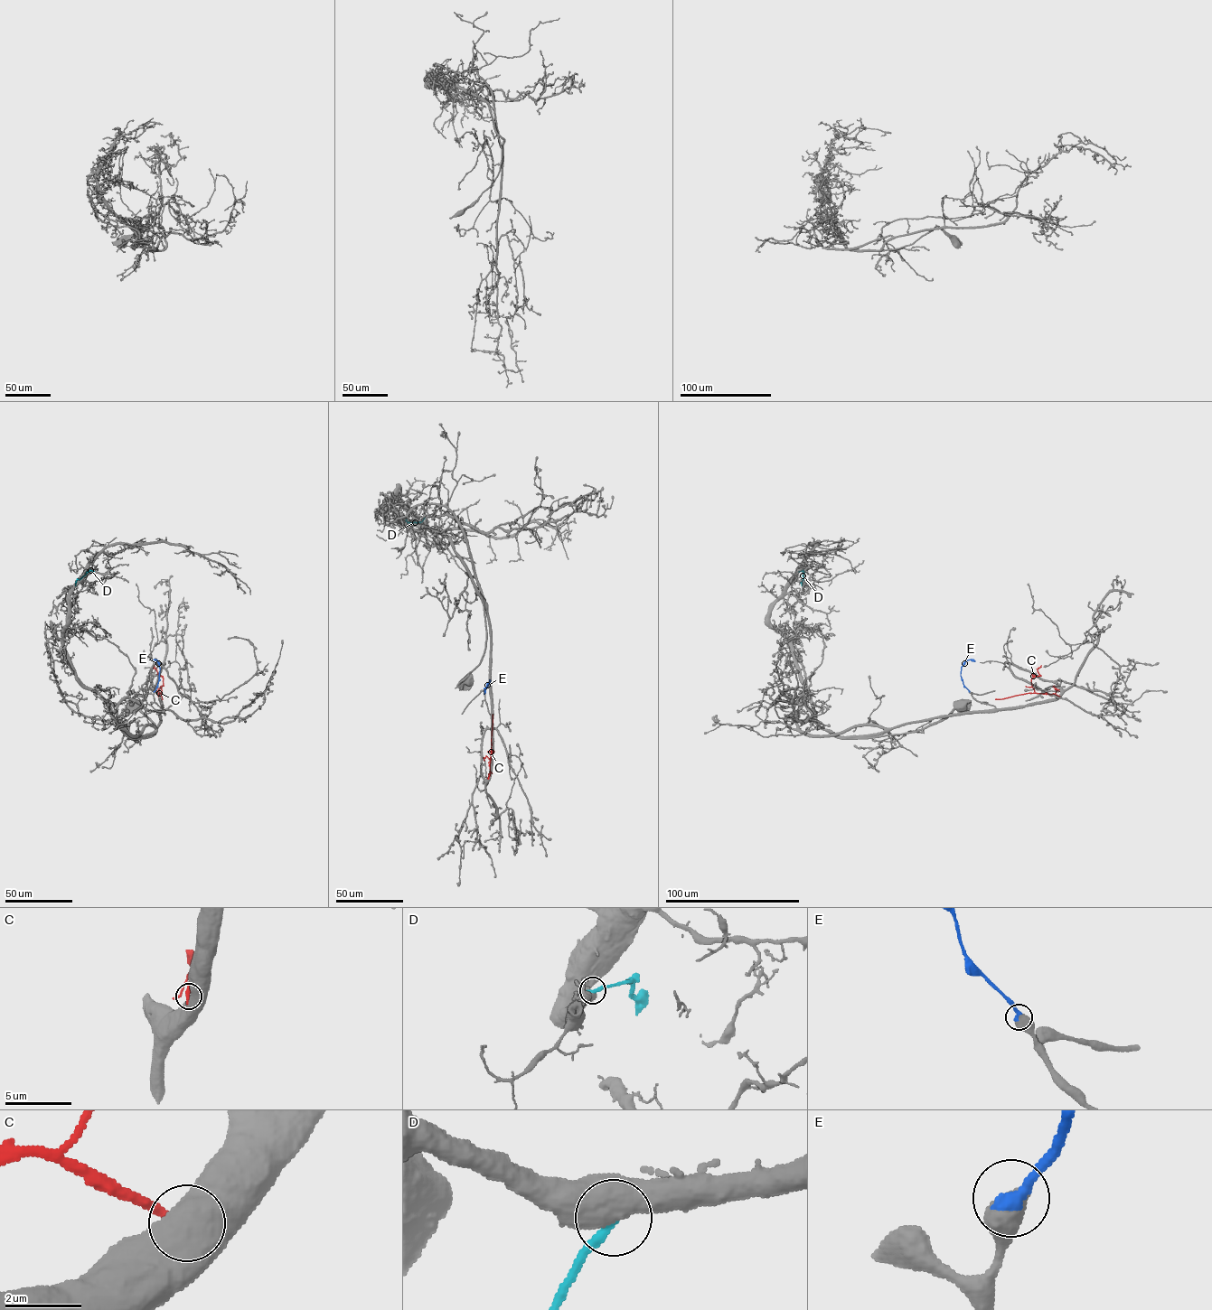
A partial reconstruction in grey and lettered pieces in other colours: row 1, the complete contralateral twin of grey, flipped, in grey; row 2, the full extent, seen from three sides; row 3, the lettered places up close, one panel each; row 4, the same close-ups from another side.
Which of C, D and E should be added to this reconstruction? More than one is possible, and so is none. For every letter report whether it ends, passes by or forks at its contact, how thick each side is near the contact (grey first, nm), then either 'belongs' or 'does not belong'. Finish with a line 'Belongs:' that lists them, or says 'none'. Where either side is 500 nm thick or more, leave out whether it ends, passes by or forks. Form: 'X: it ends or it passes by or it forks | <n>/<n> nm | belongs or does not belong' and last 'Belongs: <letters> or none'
C: 750/280 nm | does not belong
D: 800/280 nm | does not belong
E: 700/440 nm | belongs
Belongs: E

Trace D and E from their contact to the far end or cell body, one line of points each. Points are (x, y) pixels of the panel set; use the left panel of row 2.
D: (94, 572), (89, 570), (78, 579), (75, 585)
E: (154, 691), (160, 667), (156, 659), (154, 661)

